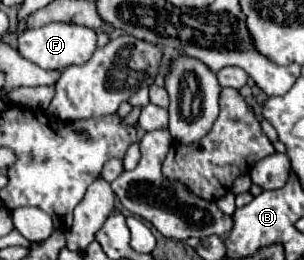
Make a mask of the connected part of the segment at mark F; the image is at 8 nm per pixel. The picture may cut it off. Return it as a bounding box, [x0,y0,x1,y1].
[18,23,96,69]

